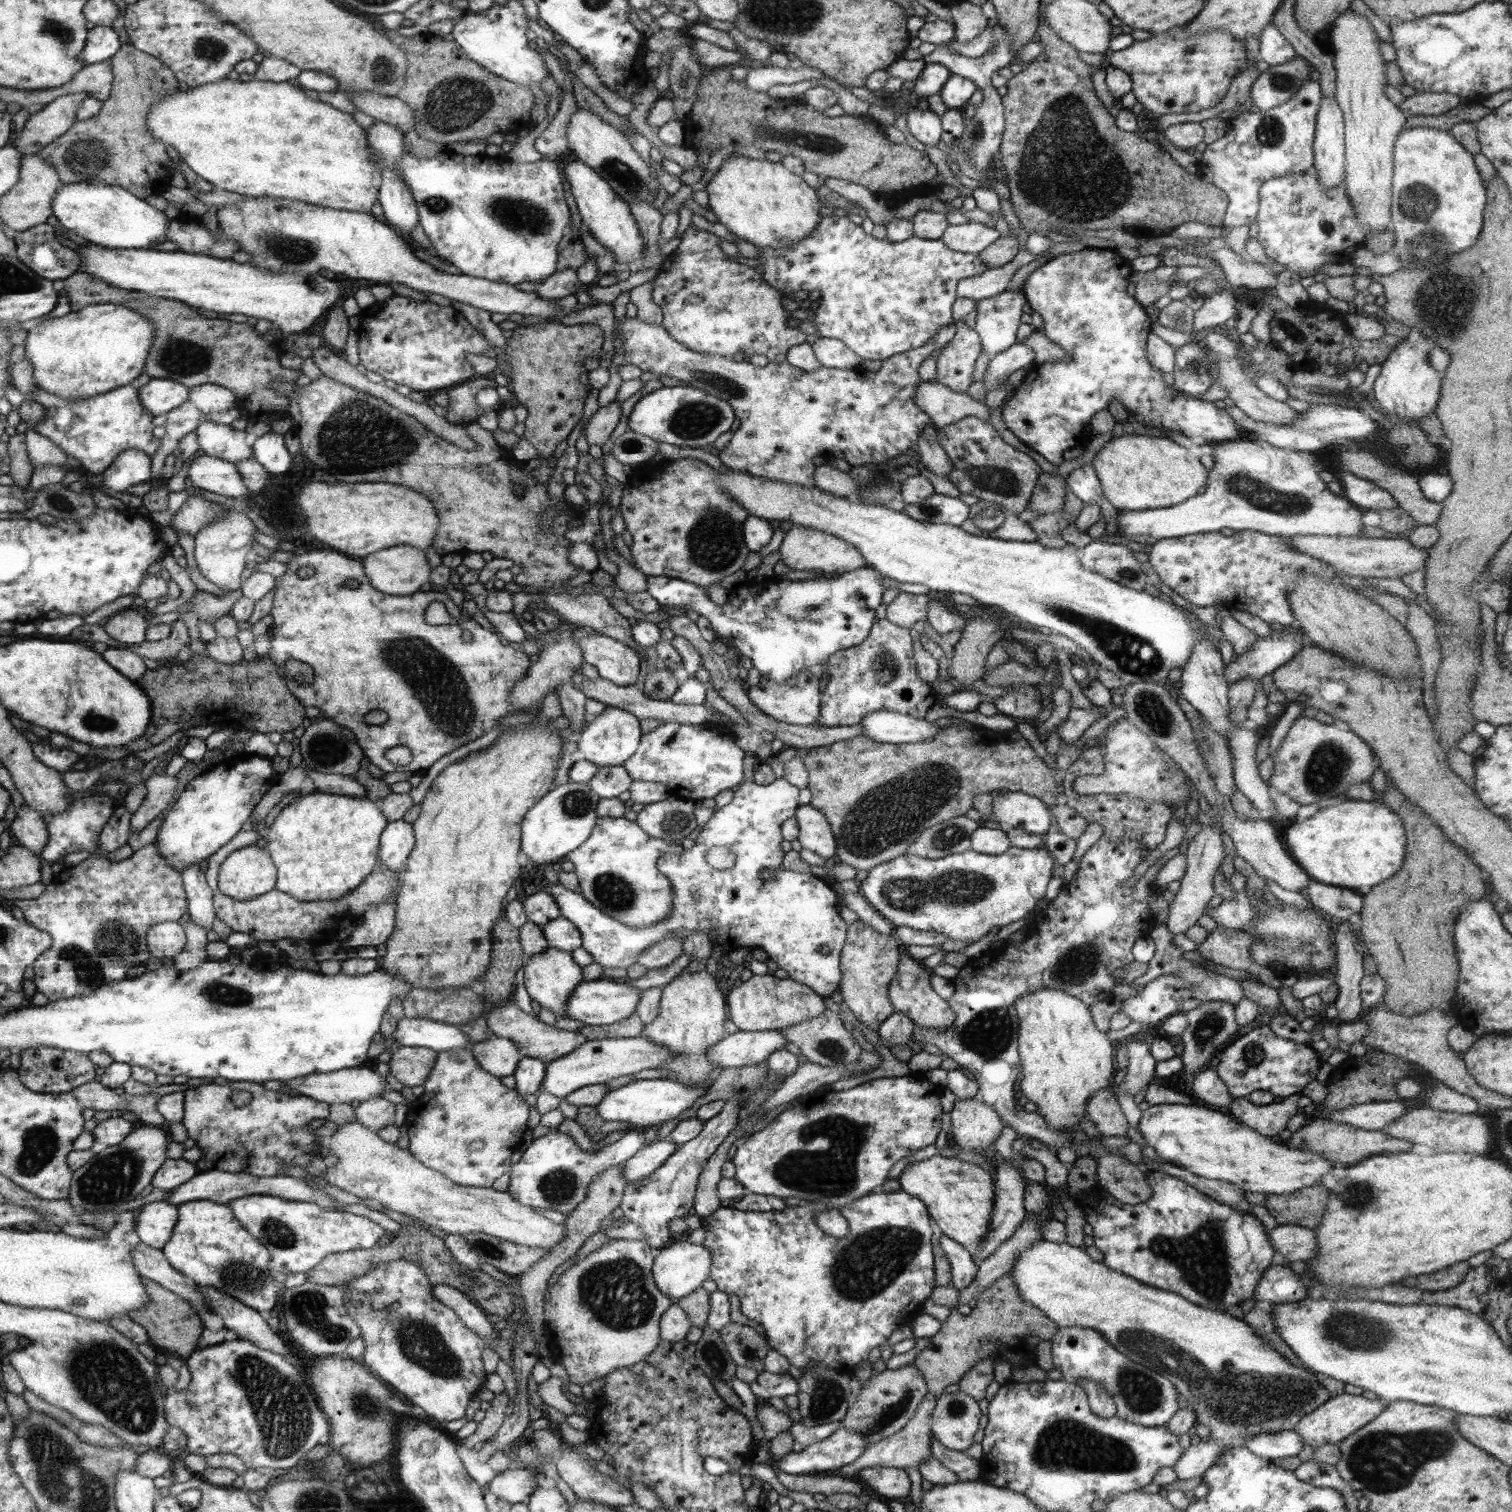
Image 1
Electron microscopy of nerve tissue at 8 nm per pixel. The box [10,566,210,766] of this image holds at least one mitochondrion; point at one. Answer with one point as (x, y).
(93, 720)

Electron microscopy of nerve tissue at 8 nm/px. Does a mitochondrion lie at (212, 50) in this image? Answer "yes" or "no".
yes

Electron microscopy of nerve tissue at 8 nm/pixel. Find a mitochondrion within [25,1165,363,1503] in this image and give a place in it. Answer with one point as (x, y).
(110, 1378)

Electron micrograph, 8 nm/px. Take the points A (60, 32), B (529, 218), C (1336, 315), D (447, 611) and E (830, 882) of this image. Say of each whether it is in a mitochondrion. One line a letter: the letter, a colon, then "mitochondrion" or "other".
A: mitochondrion
B: mitochondrion
C: other
D: other
E: other

